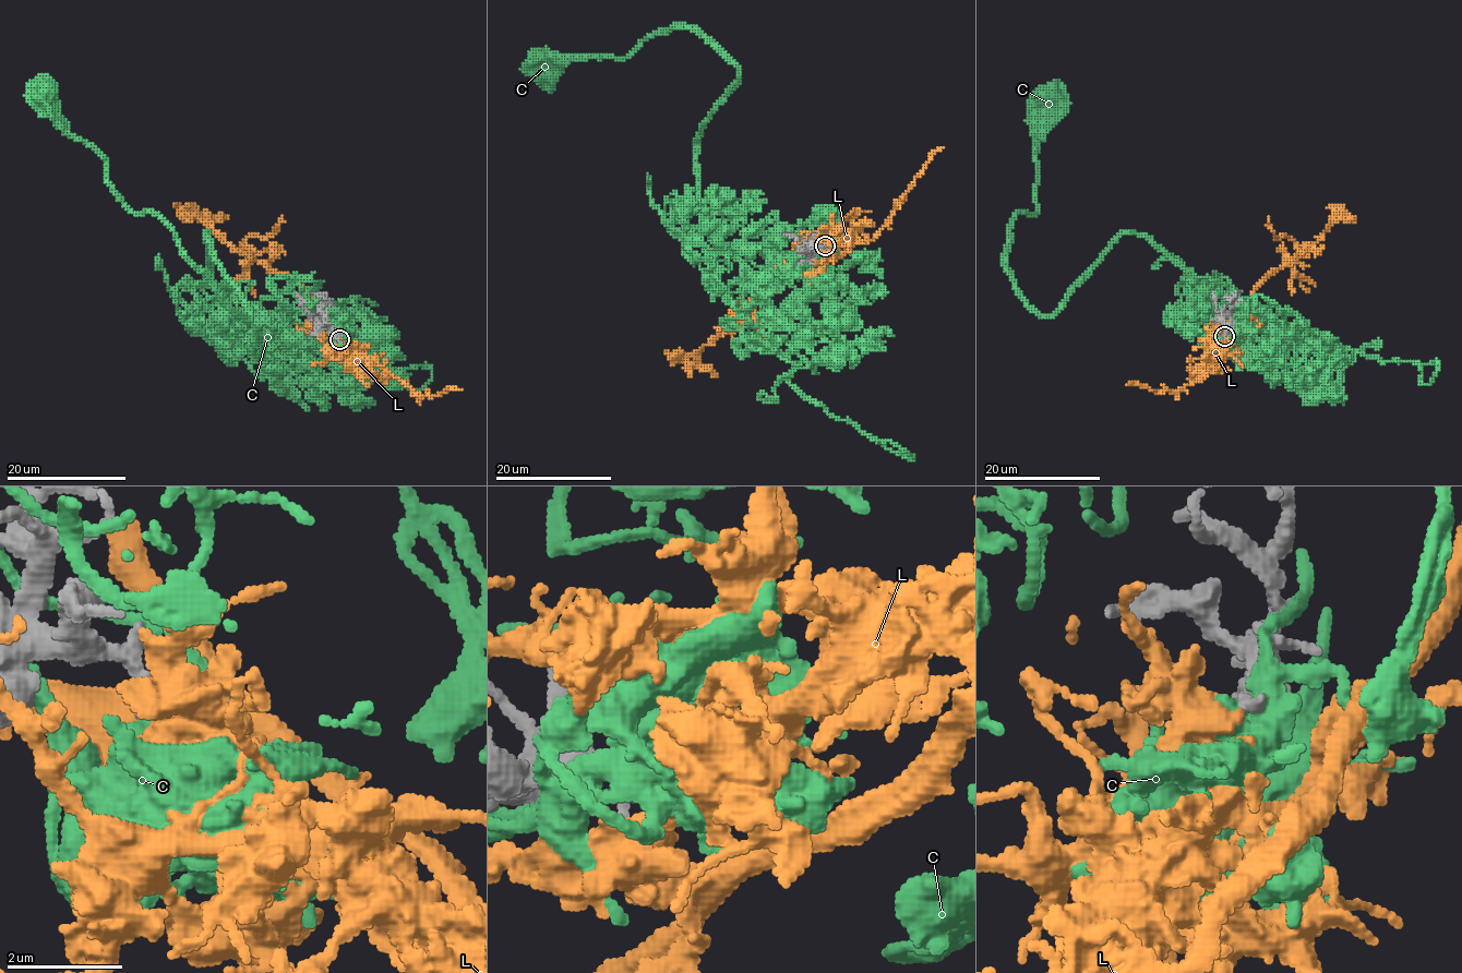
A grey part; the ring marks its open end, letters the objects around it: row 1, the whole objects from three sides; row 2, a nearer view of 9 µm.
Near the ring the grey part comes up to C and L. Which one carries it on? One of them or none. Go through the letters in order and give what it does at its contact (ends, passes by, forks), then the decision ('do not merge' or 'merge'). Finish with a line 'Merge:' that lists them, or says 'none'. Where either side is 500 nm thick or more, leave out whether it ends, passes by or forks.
C: do not merge
L: merge
Merge: L

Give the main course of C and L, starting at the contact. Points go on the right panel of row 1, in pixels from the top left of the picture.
C: (1226, 333), (1262, 307), (1143, 237), (1122, 232), (1049, 315), (1016, 289), (1007, 230), (1035, 213), (1046, 95)
L: (1223, 334), (1231, 340), (1243, 325), (1251, 292), (1270, 273), (1342, 215), (1355, 215)

